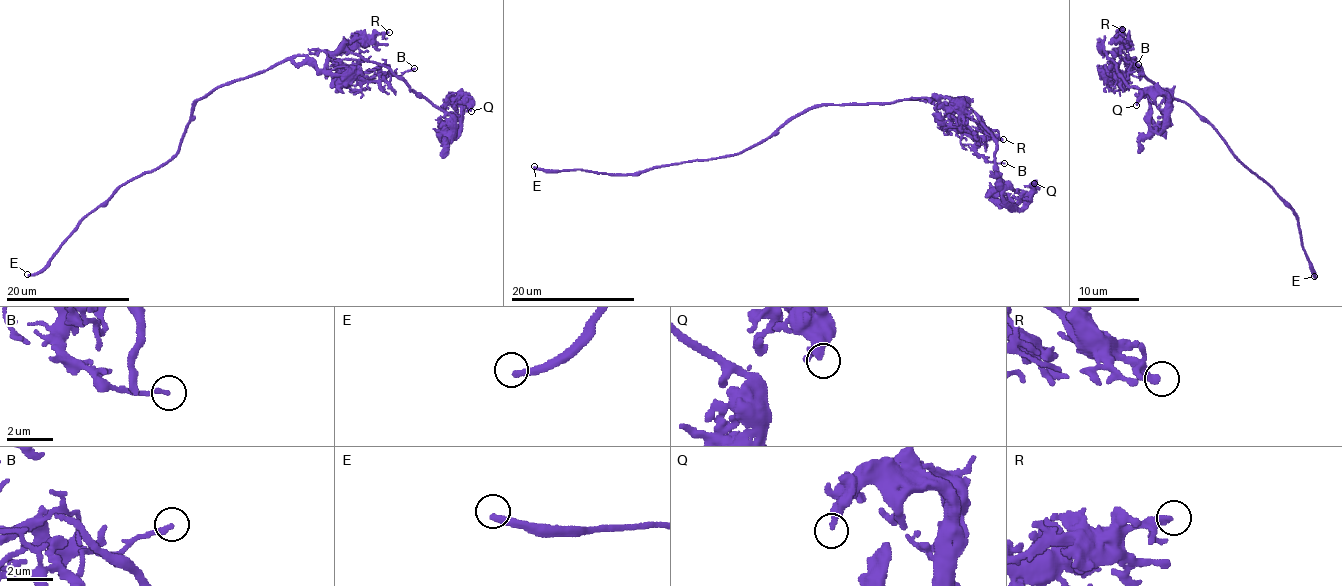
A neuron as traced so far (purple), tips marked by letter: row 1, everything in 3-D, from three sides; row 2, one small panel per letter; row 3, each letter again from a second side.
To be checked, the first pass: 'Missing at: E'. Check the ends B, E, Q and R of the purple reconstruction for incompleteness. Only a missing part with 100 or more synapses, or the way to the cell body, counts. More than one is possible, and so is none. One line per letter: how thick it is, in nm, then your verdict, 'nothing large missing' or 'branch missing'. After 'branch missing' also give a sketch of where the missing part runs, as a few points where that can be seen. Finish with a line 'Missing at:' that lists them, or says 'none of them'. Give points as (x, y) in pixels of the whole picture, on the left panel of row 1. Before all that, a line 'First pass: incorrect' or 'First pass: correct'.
First pass: correct
B: 200 nm | nothing large missing
E: 300 nm | branch missing
Q: 380 nm | nothing large missing
R: 320 nm | nothing large missing
Missing at: E

